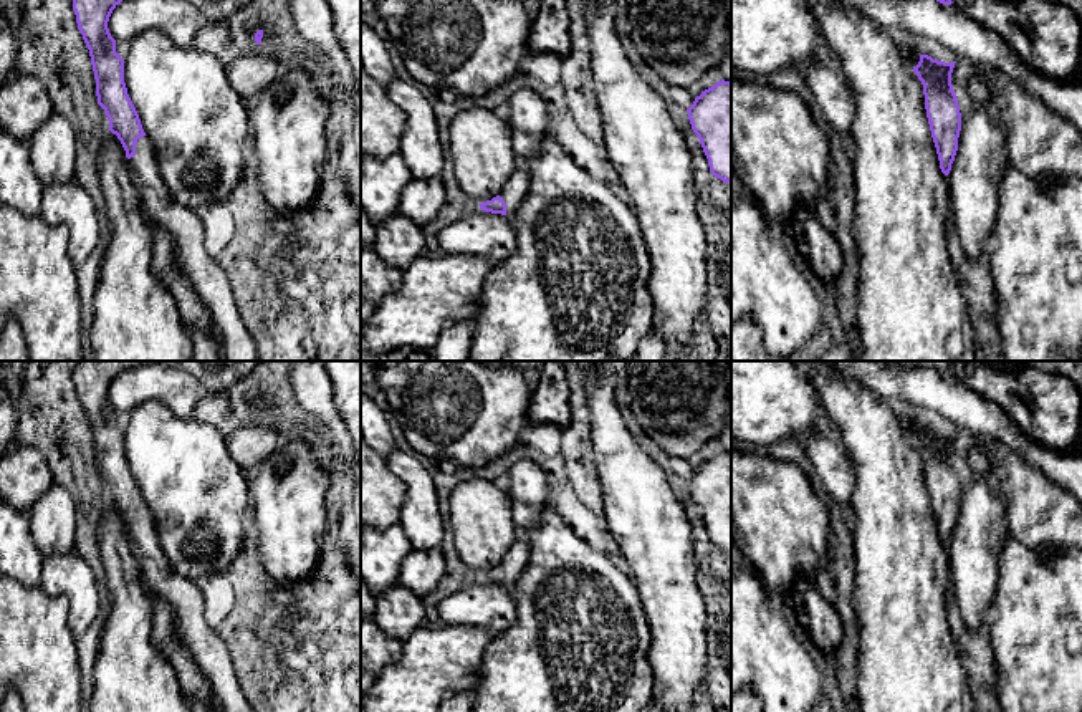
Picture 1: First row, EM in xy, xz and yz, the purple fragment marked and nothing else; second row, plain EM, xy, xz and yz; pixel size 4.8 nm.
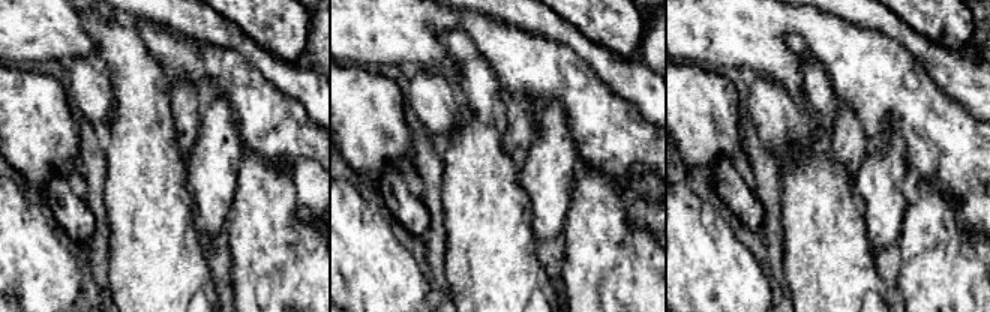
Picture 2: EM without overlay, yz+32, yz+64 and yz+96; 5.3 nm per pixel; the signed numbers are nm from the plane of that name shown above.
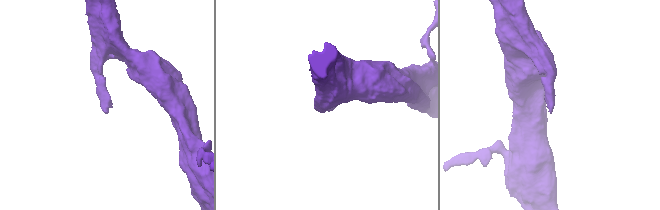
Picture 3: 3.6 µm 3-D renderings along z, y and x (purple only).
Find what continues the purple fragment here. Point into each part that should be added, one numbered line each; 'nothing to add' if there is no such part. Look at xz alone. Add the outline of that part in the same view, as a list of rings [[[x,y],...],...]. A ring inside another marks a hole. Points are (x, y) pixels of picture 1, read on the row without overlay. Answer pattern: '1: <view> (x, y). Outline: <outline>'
1: xz (513, 563). Outline: [[[519,536],[498,565],[506,575],[506,586],[511,586],[513,583],[518,581],[518,578],[526,568],[526,563],[528,563],[528,541],[523,536]]]

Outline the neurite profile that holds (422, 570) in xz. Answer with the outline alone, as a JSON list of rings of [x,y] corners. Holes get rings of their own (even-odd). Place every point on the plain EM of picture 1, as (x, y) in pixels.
[[[440,548],[410,550],[404,558],[399,583],[419,598],[425,598],[438,586],[445,571],[445,560]]]

